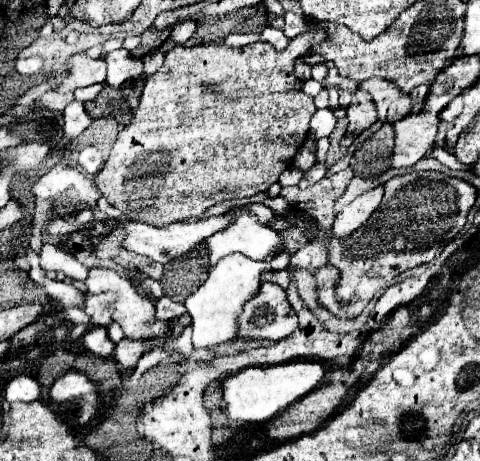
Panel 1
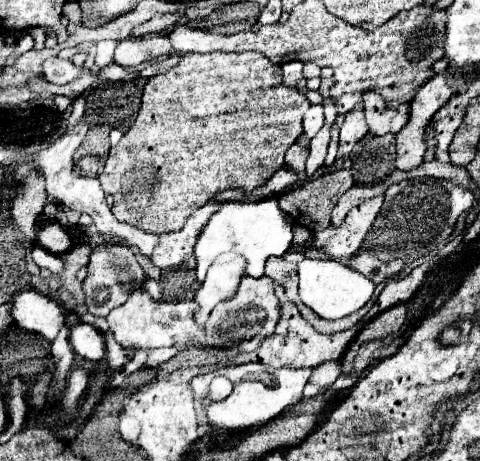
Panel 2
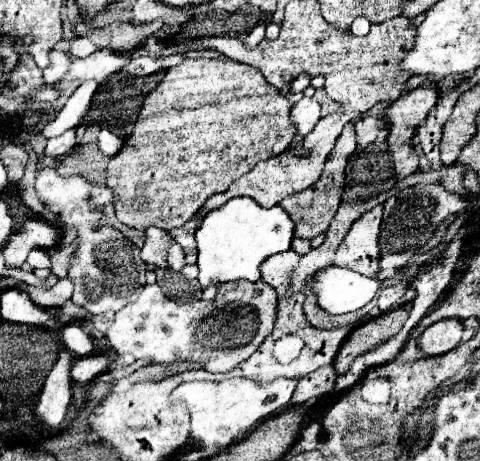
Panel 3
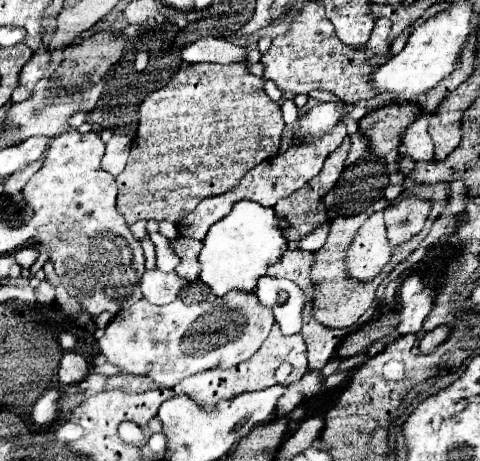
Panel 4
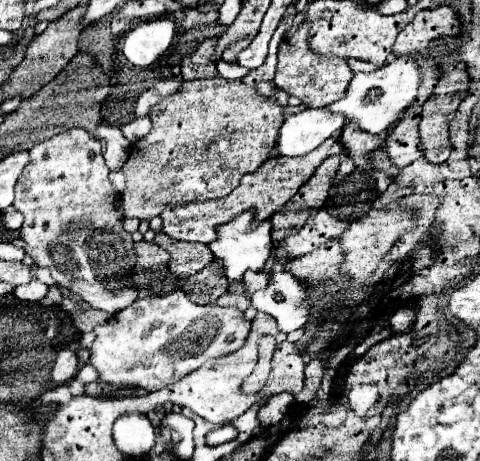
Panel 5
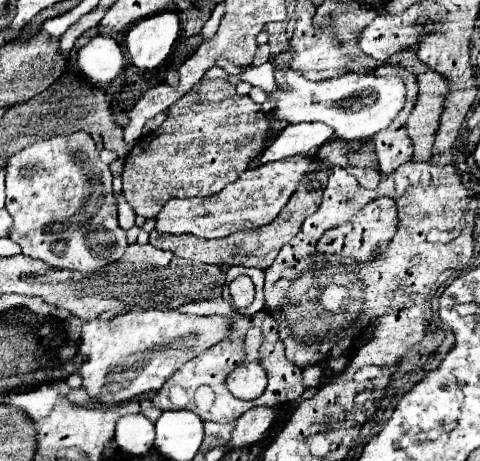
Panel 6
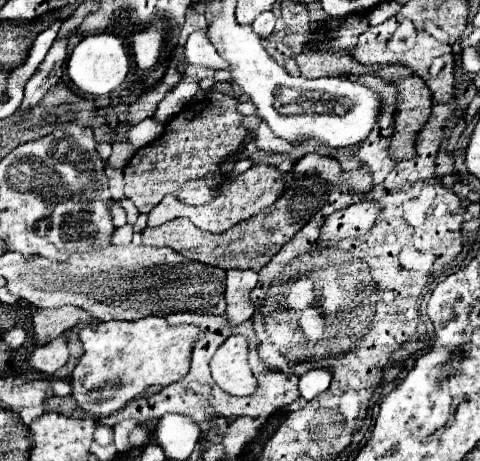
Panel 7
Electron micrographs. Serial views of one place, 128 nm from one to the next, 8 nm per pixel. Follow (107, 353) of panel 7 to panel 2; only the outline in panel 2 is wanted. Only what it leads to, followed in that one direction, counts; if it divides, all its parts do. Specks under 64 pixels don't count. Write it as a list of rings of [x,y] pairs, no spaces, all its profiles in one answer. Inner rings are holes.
[[[244,276],[240,280],[240,286],[236,294],[224,302],[220,302],[212,314],[208,316],[208,328],[200,326],[194,318],[194,312],[198,310],[194,300],[184,302],[156,302],[144,288],[138,288],[130,294],[124,306],[114,308],[108,314],[110,330],[116,338],[116,342],[122,348],[132,350],[152,350],[162,346],[210,346],[210,348],[222,348],[222,350],[236,350],[238,354],[254,352],[264,338],[274,334],[274,326],[280,318],[280,304],[274,294],[274,282],[268,276],[262,278],[250,278]]]

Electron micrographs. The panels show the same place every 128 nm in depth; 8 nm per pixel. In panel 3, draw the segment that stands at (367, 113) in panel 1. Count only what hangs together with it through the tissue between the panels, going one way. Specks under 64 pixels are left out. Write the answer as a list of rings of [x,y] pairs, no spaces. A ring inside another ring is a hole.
[[[350,122],[342,130],[334,150],[328,154],[328,160],[326,160],[320,180],[316,184],[312,184],[312,188],[306,188],[304,192],[300,192],[296,196],[288,196],[280,202],[280,208],[284,208],[290,216],[290,220],[294,222],[294,236],[310,240],[328,230],[328,224],[332,222],[332,216],[336,214],[336,208],[340,206],[340,196],[342,196],[342,186],[344,186],[344,168],[346,168],[348,156],[354,150],[356,150],[356,134],[354,134],[354,124]]]

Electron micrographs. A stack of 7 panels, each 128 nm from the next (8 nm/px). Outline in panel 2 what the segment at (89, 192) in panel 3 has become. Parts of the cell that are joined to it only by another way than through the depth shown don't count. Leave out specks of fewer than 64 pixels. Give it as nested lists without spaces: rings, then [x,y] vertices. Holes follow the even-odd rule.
[[[106,242],[106,244],[98,244],[96,248],[92,248],[86,270],[88,270],[88,276],[82,282],[86,306],[88,306],[88,312],[92,312],[94,316],[102,316],[102,318],[106,318],[112,308],[124,304],[128,296],[144,284],[142,266],[136,262],[134,252],[120,242]]]

